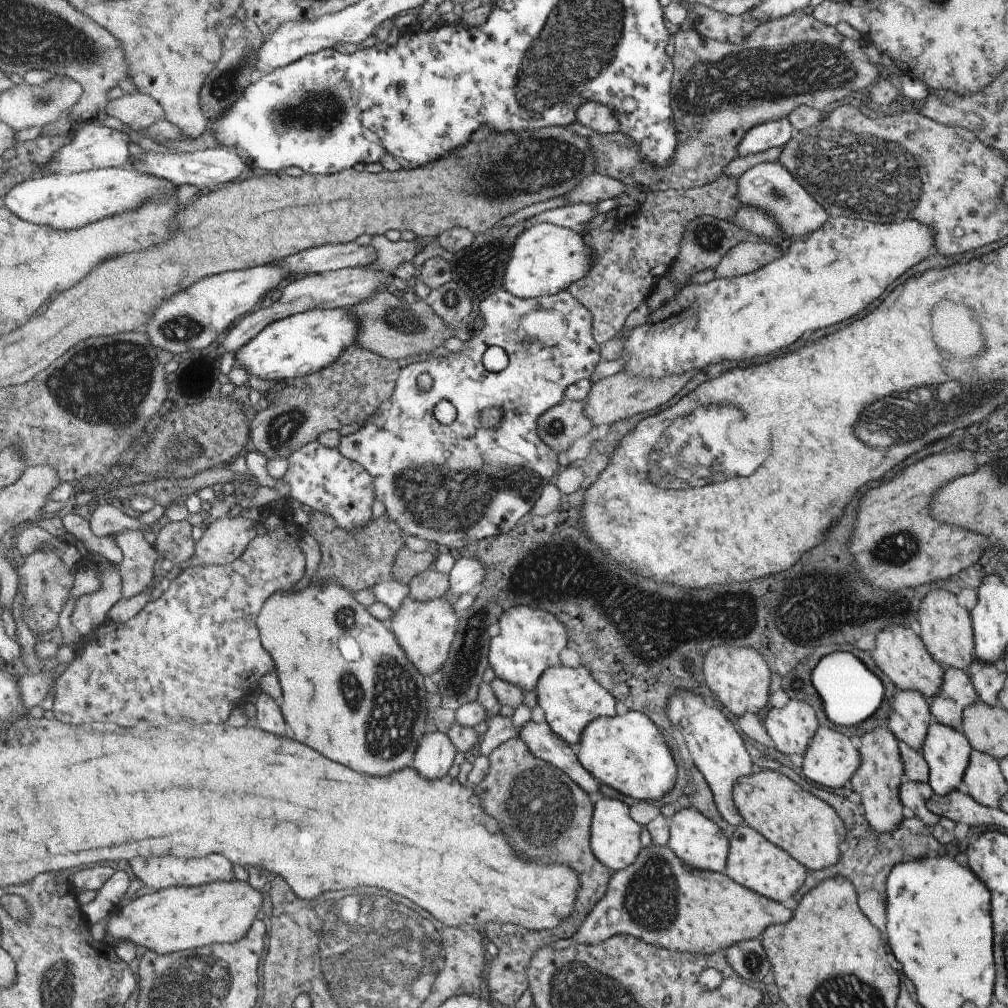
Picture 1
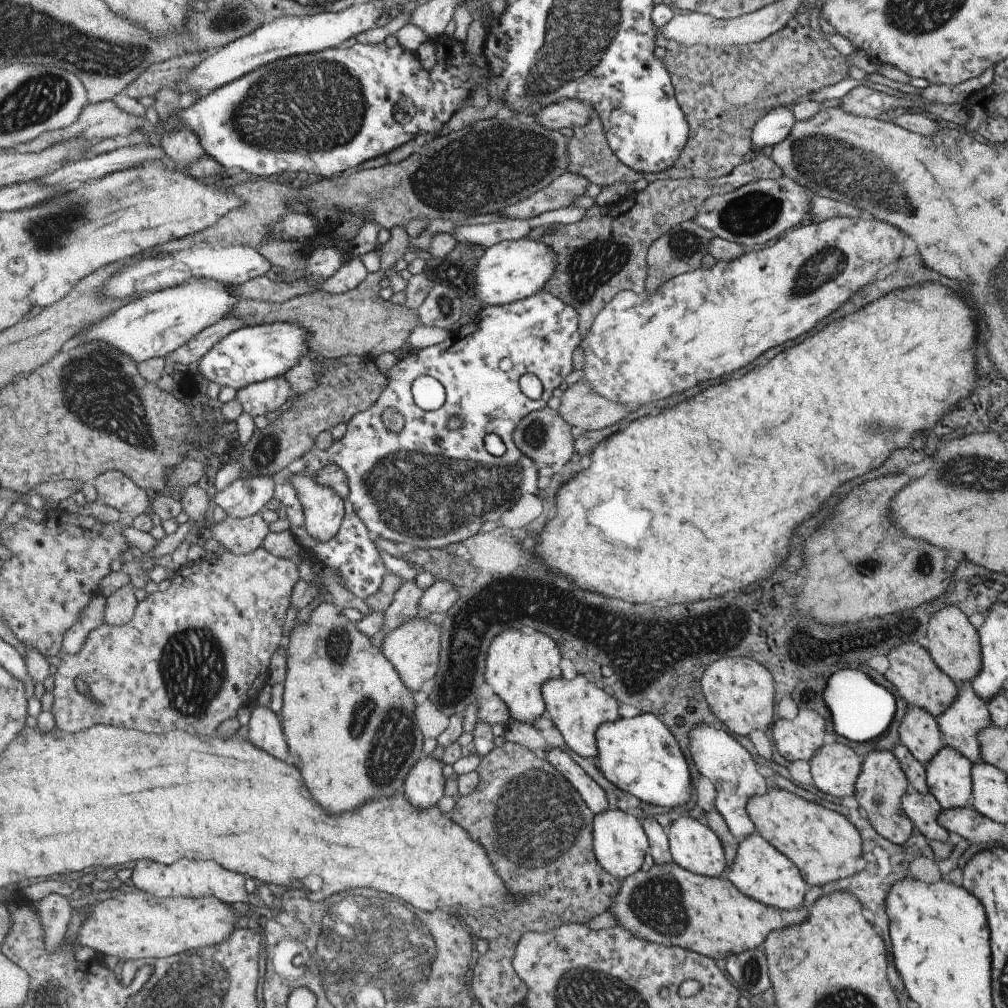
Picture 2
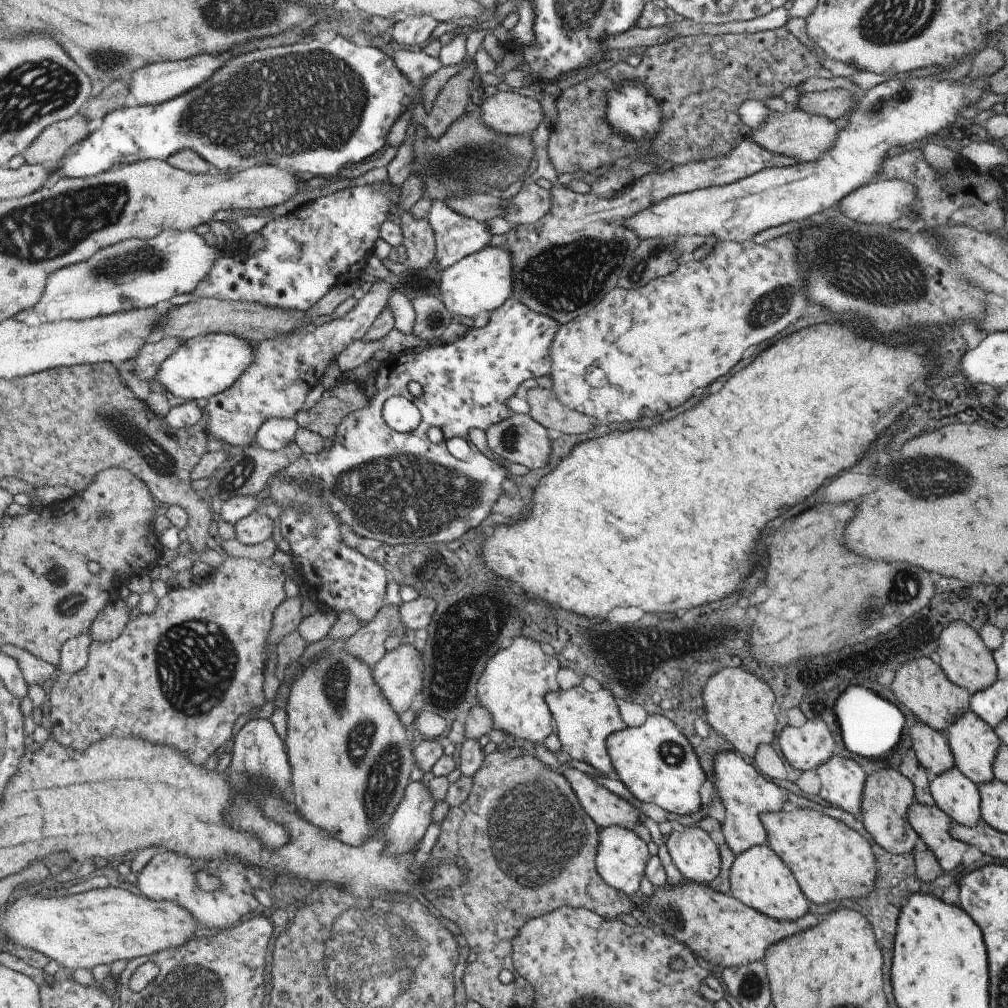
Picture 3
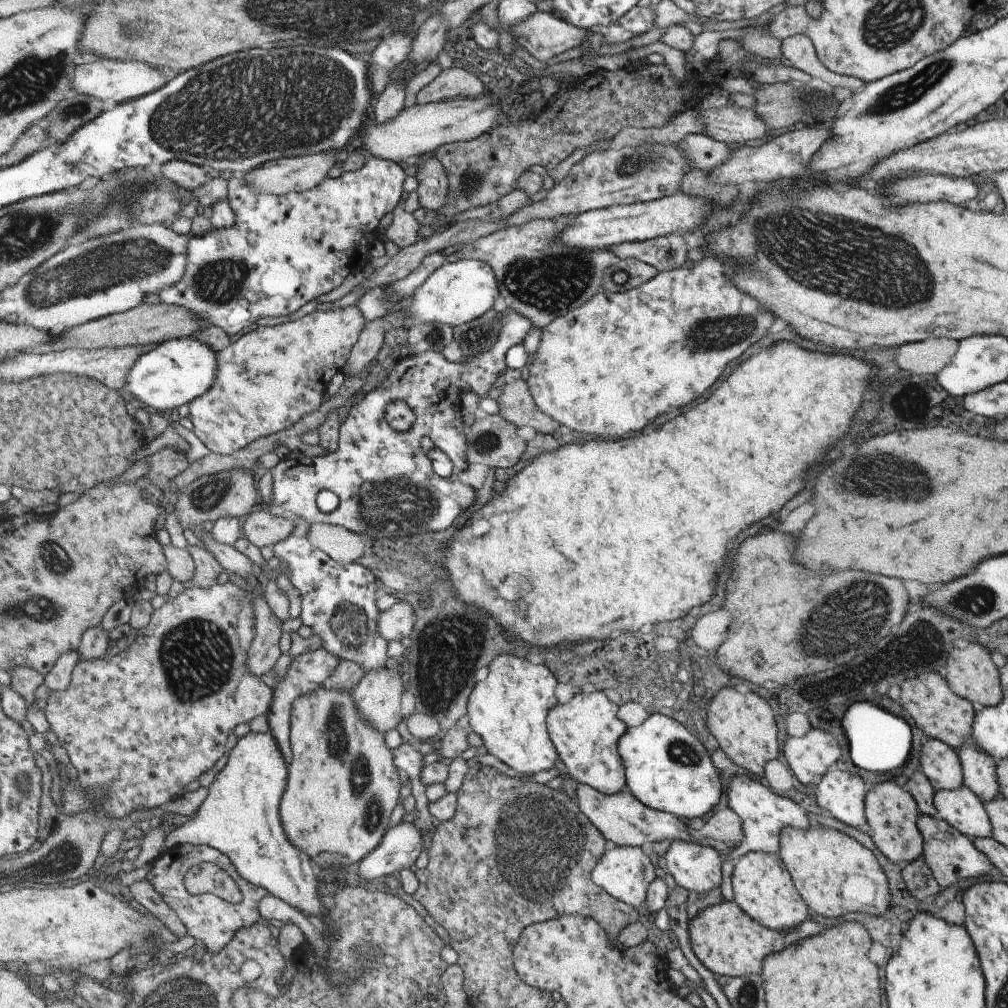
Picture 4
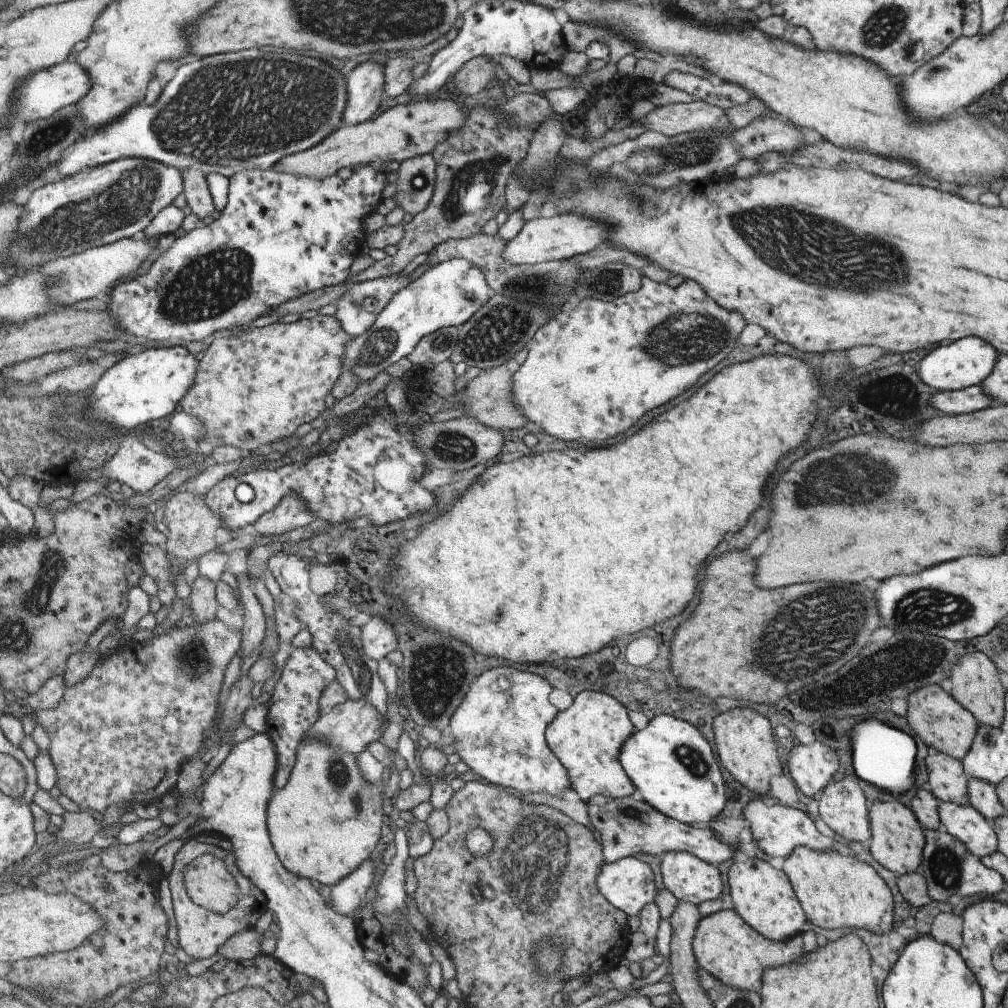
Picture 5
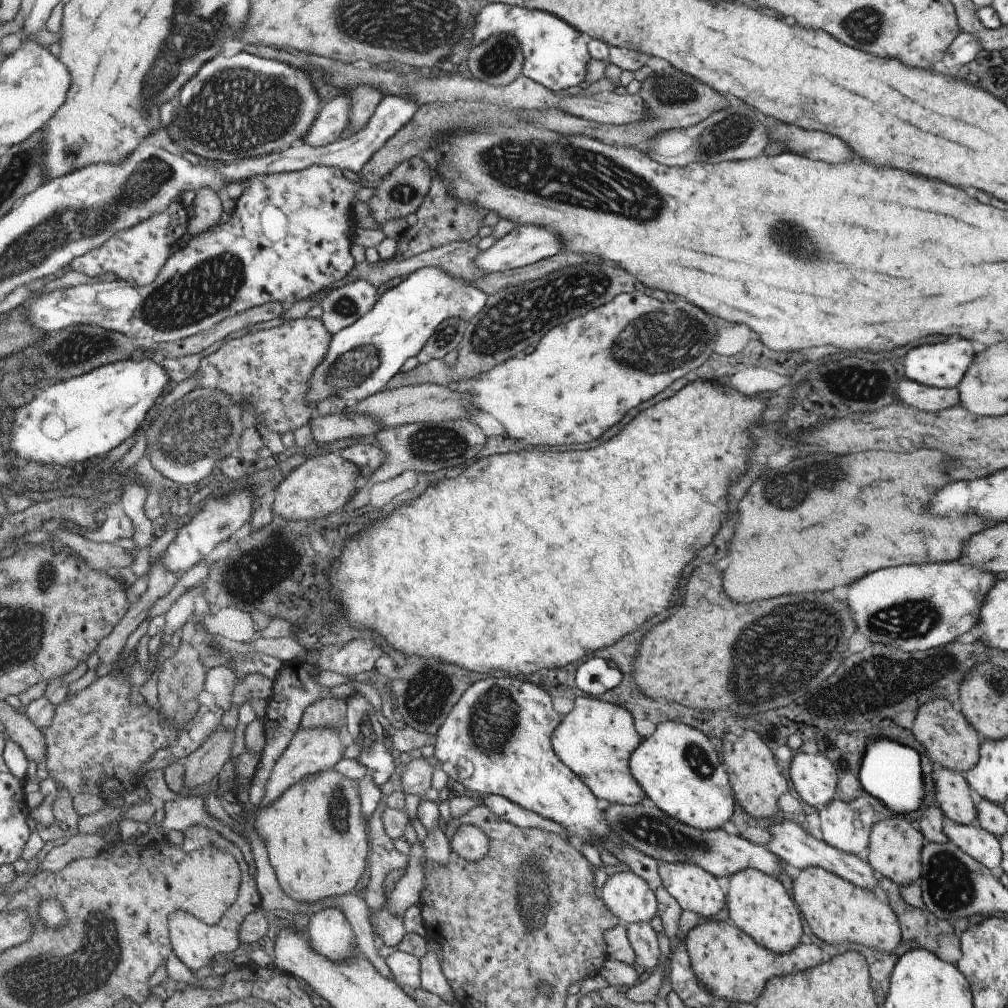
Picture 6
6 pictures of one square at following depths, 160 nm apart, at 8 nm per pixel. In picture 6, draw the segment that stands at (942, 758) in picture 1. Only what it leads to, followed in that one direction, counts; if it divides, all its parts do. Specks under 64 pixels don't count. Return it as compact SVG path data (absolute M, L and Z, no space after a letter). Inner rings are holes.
M946 817L942 828L948 840L955 844L956 850L961 850L992 872L999 871L1002 852L998 838L993 834L989 834L981 826L955 824Z

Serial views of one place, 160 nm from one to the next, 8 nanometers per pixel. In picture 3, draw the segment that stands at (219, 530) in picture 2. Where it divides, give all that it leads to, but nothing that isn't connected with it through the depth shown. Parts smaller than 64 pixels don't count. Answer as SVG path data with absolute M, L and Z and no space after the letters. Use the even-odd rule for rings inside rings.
M262 510L239 519L232 527L239 542L247 546L263 544L273 536L275 524L278 521L268 518Z

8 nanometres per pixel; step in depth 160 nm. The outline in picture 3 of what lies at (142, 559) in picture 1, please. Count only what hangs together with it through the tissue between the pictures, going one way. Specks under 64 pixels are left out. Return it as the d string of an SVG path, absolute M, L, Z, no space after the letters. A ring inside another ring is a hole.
M115 598L93 623L93 641L110 641L123 634L131 618L131 609L123 598Z

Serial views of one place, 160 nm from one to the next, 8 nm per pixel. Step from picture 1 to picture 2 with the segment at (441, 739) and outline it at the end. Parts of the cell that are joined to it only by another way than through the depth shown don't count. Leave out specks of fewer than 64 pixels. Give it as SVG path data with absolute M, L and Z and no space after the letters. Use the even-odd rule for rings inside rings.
M427 755L408 774L405 794L416 809L431 809L445 796L445 764L443 759Z

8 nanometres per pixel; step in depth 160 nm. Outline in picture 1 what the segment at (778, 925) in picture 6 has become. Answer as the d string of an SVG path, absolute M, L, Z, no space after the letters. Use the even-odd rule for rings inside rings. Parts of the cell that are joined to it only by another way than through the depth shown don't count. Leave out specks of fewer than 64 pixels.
M745 824L734 827L728 839L724 873L737 884L778 903L793 898L807 876L804 866Z

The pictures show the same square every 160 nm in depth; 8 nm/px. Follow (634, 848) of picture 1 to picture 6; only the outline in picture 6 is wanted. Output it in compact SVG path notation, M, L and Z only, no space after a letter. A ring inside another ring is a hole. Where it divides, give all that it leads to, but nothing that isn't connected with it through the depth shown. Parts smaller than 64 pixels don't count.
M626 869L605 879L599 897L621 923L648 922L657 916L657 900L640 875Z

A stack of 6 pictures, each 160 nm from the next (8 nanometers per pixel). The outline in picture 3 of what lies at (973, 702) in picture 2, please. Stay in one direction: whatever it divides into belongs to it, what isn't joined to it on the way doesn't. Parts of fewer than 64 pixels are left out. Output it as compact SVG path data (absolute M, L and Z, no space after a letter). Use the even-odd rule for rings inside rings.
M969 708L965 709L964 713L957 717L956 721L947 727L942 734L949 745L954 765L963 776L966 776L977 786L992 780L991 763L1001 742L991 727L988 727L979 717L976 717L976 714Z

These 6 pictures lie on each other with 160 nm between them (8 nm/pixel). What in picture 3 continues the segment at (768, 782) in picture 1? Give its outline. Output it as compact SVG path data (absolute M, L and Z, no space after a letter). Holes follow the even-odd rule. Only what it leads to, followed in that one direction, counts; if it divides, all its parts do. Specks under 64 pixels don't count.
M805 807L763 813L760 821L767 845L789 867L809 901L831 907L843 899L863 898L873 890L876 868L870 844L841 821Z

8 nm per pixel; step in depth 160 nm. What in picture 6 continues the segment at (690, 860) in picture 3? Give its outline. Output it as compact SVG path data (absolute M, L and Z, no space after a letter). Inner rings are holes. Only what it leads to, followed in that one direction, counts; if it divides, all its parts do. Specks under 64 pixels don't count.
M657 861L656 865L663 888L682 912L693 912L710 919L725 905L726 894L723 894L717 880L699 866L663 861Z

